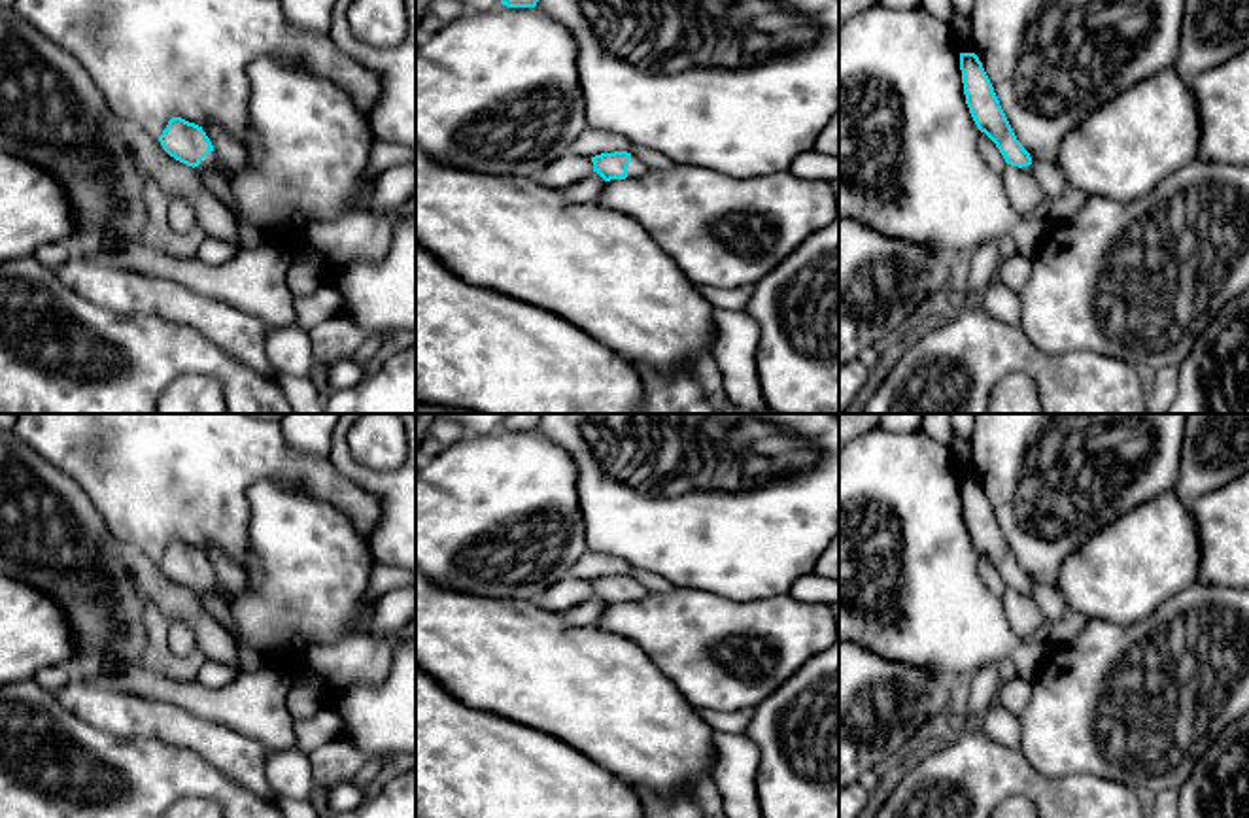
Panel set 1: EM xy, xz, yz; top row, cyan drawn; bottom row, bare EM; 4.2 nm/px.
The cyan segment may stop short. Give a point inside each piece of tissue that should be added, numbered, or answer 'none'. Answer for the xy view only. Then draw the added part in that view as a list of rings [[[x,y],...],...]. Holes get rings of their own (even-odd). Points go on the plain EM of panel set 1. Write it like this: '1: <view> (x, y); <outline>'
1: xy (210, 584); [[[210,574],[210,576],[200,584],[200,588],[195,589],[195,593],[198,593],[198,595],[202,595],[202,593],[219,593],[219,595],[223,597],[223,601],[227,603],[227,606],[229,606],[229,603],[231,603],[231,599],[232,599],[232,593],[217,580],[215,574]]]

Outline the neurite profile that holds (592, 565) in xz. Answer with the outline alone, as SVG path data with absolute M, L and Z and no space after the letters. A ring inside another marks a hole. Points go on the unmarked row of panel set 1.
M586 550L584 555L571 567L569 578L595 580L601 576L614 576L614 574L631 576L631 571L633 567L620 557Z

